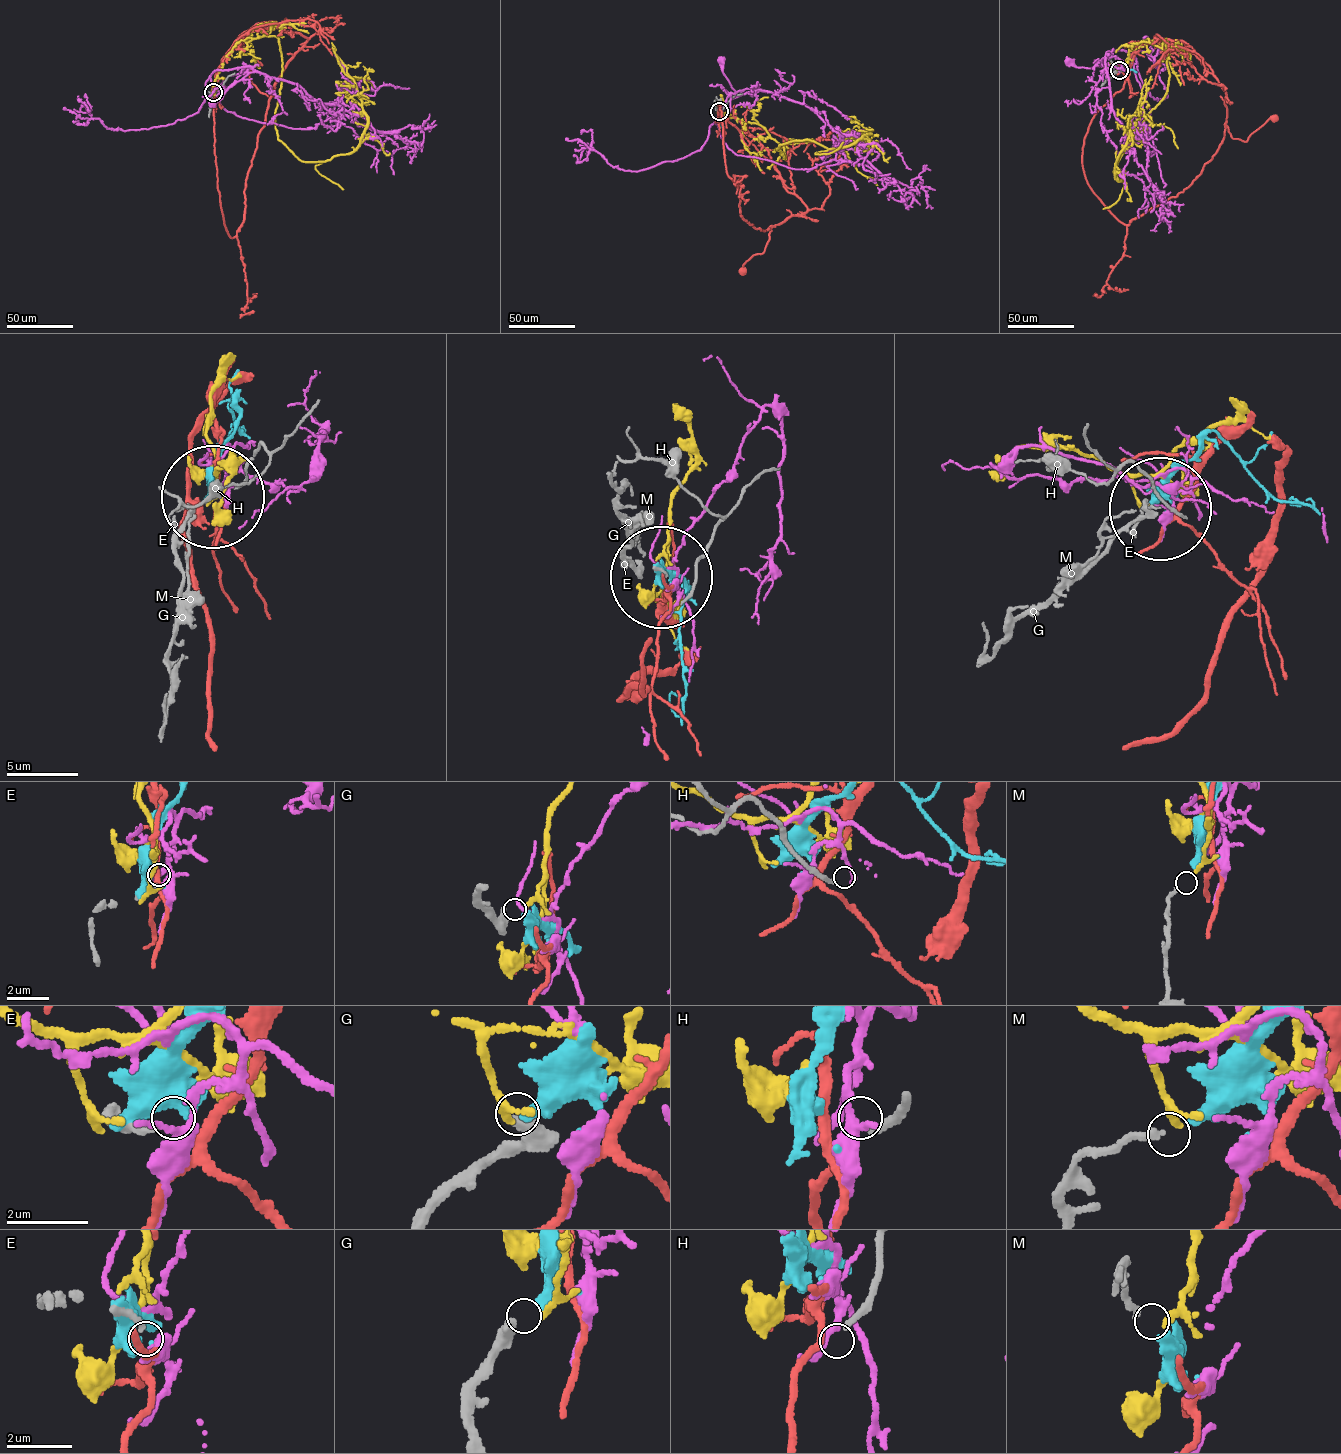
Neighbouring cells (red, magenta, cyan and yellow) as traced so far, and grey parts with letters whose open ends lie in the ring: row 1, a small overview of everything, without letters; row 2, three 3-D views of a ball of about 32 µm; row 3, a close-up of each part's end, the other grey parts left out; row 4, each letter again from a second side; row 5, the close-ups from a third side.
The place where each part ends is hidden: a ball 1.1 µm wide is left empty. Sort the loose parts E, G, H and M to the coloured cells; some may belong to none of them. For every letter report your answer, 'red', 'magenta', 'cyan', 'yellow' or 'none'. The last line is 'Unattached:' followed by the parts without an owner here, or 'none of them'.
E: none
G: cyan
H: none
M: yellow
Unattached: E, H

